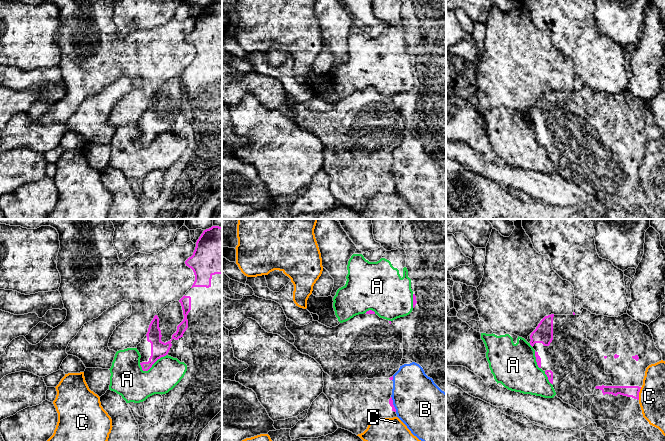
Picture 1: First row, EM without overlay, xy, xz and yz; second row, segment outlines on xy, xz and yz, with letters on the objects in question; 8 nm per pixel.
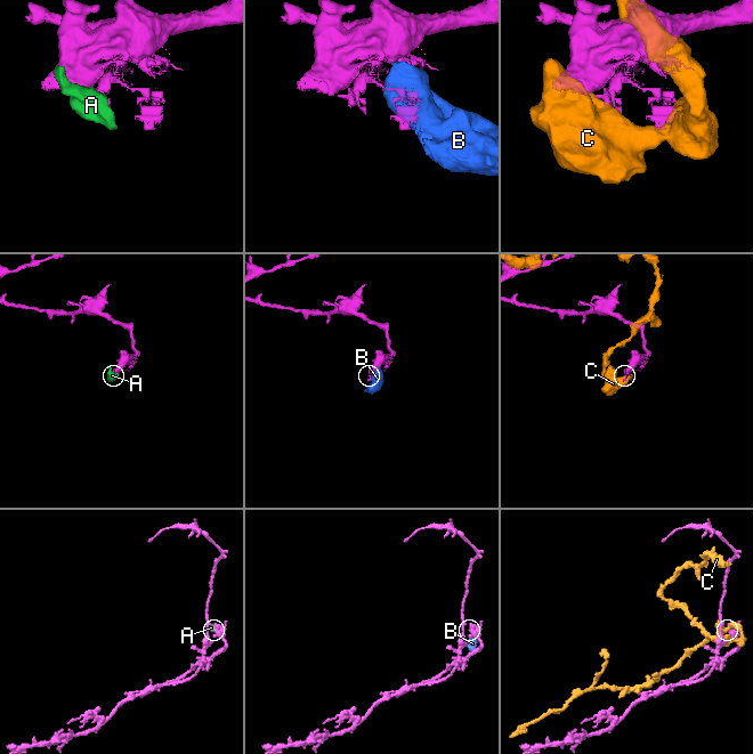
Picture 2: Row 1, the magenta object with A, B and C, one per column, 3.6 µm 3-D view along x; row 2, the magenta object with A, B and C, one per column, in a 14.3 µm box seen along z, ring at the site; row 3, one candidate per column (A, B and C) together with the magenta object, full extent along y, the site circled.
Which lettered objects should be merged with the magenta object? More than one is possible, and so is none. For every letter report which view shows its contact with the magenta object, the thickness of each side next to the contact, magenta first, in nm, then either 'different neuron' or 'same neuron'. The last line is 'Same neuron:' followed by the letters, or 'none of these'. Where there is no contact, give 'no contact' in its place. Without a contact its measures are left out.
A: contact in xy; calibres 130 and 280 nm; different neuron
B: contact in xz; calibres 30 and 400 nm; different neuron
C: contact in yz; calibres 100 and 200 nm; different neuron
Same neuron: none of these

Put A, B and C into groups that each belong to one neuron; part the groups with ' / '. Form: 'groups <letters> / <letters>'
groups A / B / C

